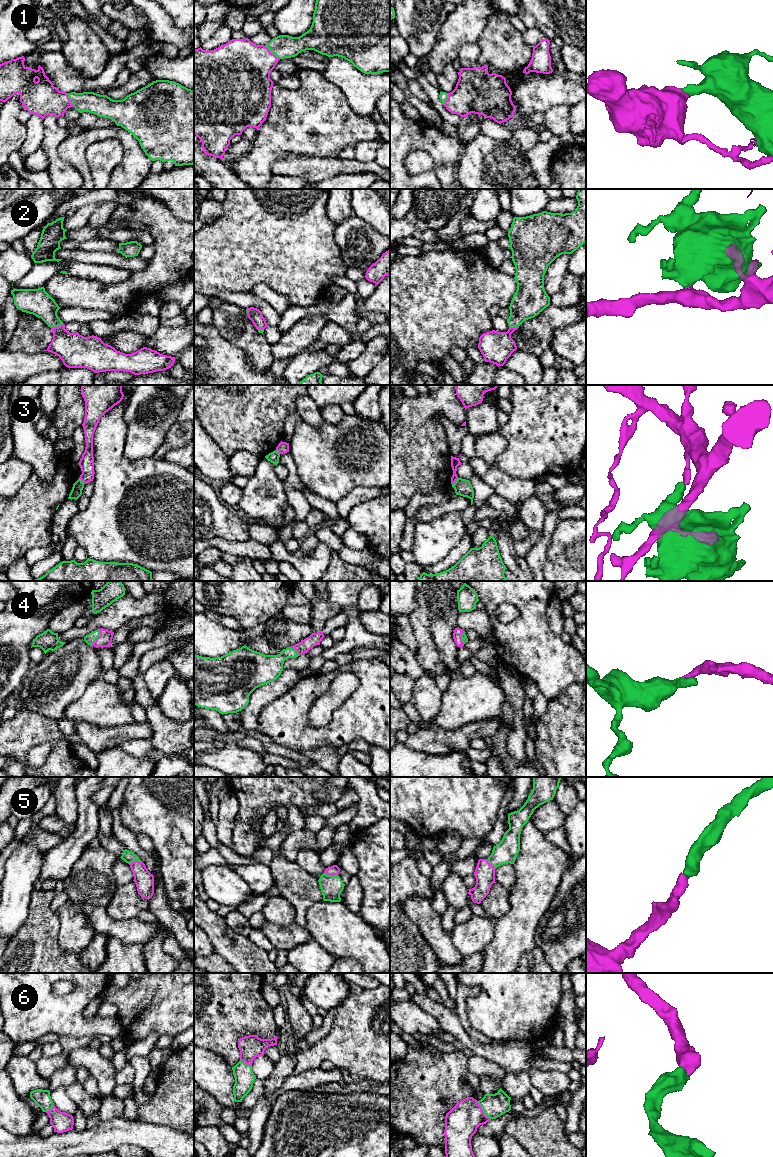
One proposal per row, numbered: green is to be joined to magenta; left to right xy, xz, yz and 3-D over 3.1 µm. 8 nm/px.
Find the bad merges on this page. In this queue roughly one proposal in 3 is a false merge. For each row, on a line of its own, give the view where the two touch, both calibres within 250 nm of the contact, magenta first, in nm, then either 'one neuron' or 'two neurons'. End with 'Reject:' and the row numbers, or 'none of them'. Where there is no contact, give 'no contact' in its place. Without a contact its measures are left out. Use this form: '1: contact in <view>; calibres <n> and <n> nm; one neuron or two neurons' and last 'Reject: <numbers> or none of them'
1: contact in xz; calibres 420 and 190 nm; one neuron
2: contact in xy; calibres 280 and 220 nm; one neuron
3: contact in yz; calibres 80 and 140 nm; two neurons
4: contact in xy; calibres 110 and 80 nm; one neuron
5: contact in xz; calibres 80 and 180 nm; one neuron
6: contact in yz; calibres 280 and 190 nm; one neuron
Reject: 3

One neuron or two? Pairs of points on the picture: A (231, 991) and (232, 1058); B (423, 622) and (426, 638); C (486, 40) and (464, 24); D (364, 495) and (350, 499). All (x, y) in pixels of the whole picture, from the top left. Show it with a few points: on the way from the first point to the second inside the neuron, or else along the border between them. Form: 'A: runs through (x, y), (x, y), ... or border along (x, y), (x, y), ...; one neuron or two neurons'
A: runs through (228, 1008), (228, 1041); one neuron
B: runs through (423, 626), (423, 634); one neuron
C: border along (491, 14), (476, 42); two neurons
D: runs through (361, 495), (353, 498); one neuron

